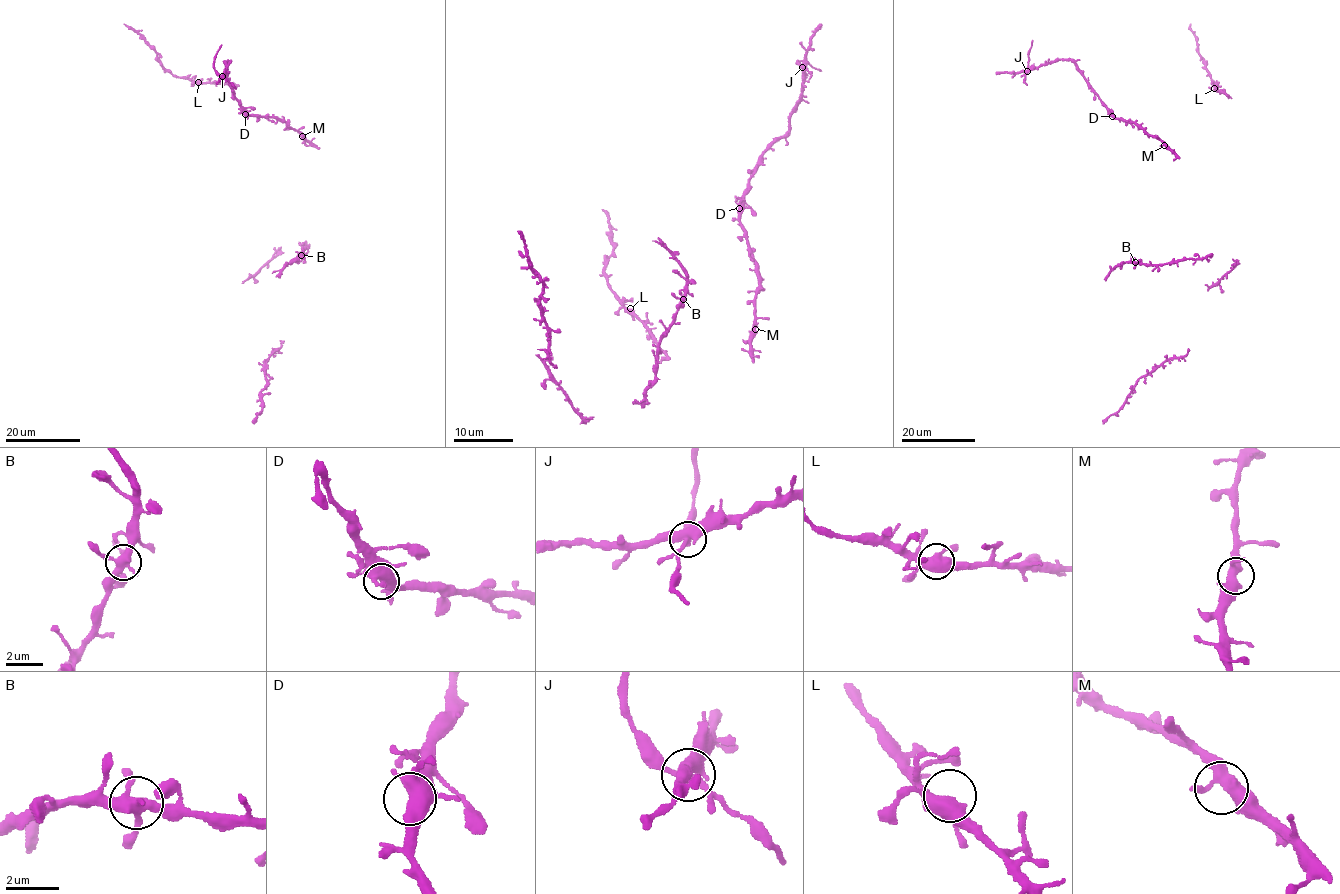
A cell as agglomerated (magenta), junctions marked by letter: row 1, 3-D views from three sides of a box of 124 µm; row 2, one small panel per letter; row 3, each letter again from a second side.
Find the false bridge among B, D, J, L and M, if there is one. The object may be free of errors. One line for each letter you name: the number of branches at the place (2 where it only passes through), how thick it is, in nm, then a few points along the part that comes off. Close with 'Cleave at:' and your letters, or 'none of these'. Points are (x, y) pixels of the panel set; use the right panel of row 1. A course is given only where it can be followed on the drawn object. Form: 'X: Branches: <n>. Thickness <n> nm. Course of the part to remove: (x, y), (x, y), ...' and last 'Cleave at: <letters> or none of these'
J: Branches: 4. Thickness 420 nm. Course of the part to remove: (1026, 72), (1032, 40)
Cleave at: J

